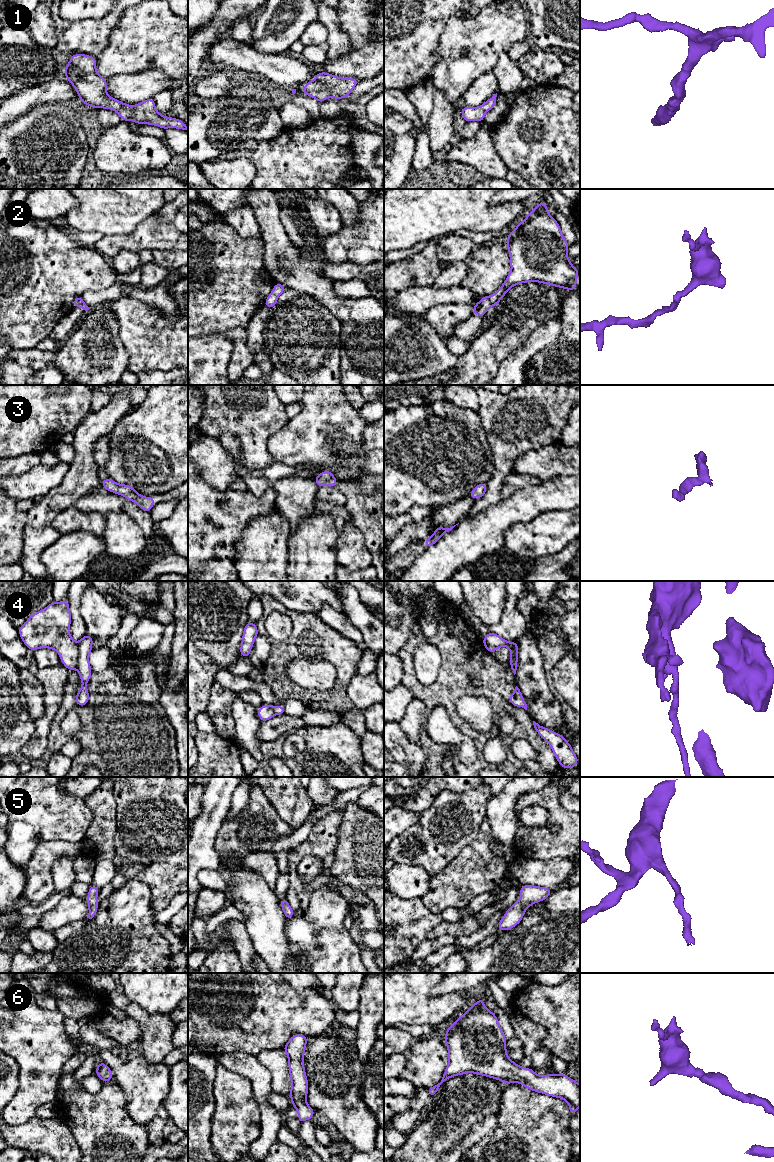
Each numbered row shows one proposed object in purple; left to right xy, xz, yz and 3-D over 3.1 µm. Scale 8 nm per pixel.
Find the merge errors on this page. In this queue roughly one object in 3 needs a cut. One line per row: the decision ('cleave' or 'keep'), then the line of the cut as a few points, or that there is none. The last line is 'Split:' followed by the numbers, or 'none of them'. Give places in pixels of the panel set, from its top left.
1: keep; cut none
2: keep; cut none
3: keep; cut none
4: cleave; cut xy (78, 643), (78, 664), (76, 667)
5: keep; cut none
6: keep; cut none
Split: 4

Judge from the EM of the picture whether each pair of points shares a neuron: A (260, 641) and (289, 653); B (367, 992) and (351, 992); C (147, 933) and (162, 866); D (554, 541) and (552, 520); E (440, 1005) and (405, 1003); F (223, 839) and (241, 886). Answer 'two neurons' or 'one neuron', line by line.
A: two neurons
B: two neurons
C: two neurons
D: one neuron
E: one neuron
F: two neurons

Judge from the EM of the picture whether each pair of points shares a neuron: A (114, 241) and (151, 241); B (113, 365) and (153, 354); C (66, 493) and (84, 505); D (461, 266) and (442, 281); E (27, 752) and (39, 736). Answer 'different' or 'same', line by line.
A: same
B: different
C: different
D: same
E: same

